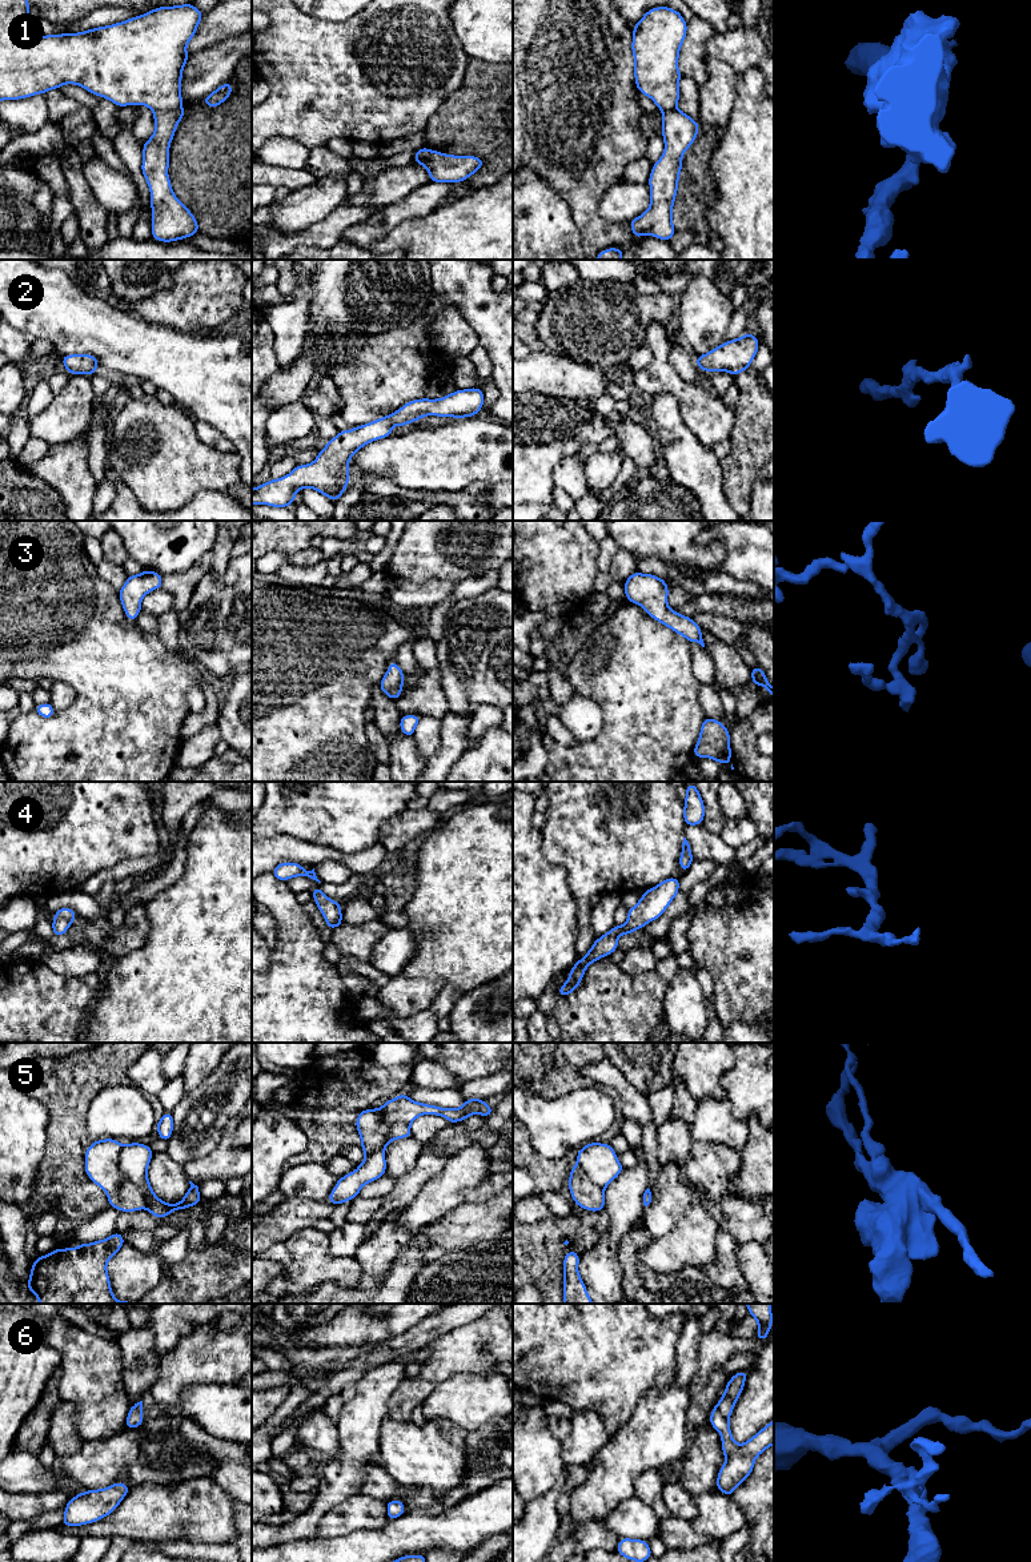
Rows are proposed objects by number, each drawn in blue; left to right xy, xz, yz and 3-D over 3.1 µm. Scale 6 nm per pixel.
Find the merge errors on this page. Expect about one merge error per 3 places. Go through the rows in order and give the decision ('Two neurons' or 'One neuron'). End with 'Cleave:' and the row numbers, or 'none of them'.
1: Two neurons
2: One neuron
3: One neuron
4: One neuron
5: Two neurons
6: One neuron
Cleave: 1, 5

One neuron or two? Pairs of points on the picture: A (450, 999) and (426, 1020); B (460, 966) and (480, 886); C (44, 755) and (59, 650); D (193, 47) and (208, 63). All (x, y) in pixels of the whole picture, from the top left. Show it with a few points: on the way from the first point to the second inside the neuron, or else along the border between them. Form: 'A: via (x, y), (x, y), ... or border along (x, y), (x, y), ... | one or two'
A: via (445, 1002), (432, 1015) | one
B: via (460, 946), (480, 906) | one
C: via (71, 729), (83, 717), (83, 677) | one
D: border along (227, 39), (196, 51), (189, 56) | two

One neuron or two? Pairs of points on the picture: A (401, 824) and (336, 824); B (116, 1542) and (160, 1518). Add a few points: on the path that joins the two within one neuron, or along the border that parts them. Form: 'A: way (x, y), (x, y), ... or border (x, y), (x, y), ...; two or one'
A: border (406, 807), (382, 824), (377, 843); two
B: border (111, 1537), (127, 1537), (133, 1542); two

